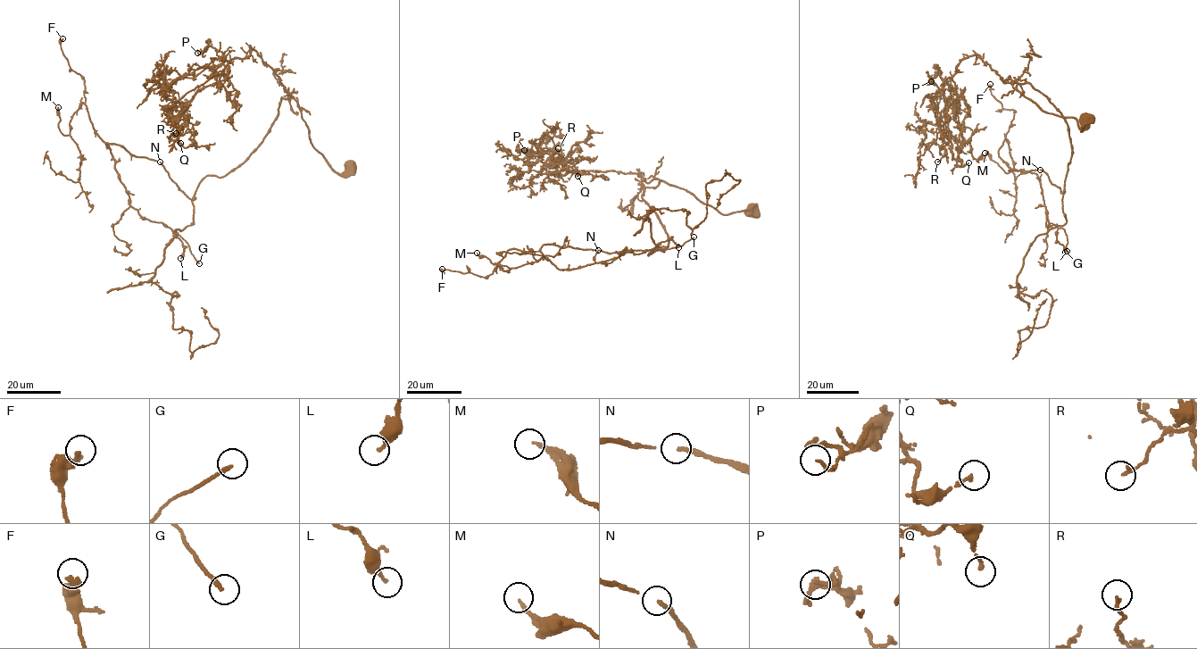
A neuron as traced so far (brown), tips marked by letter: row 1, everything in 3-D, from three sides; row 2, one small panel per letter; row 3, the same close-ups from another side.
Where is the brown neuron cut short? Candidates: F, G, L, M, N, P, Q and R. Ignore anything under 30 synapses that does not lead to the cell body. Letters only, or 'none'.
none

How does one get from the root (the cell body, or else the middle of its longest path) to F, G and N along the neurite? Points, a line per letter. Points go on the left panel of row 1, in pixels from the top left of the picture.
F: (351, 166), (334, 170), (282, 98), (248, 159), (200, 183), (192, 223), (146, 220), (62, 38)
G: (351, 166), (334, 170), (297, 101), (280, 98), (248, 159), (195, 190), (193, 220), (177, 232), (199, 263)
N: (351, 166), (338, 174), (314, 149), (293, 96), (280, 98), (248, 159), (207, 175), (192, 200), (160, 162)

